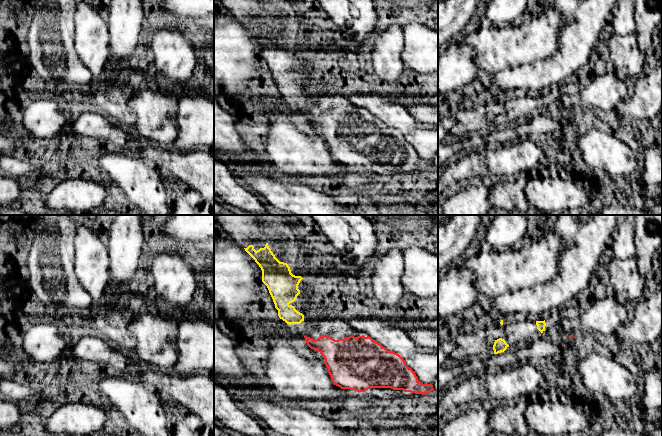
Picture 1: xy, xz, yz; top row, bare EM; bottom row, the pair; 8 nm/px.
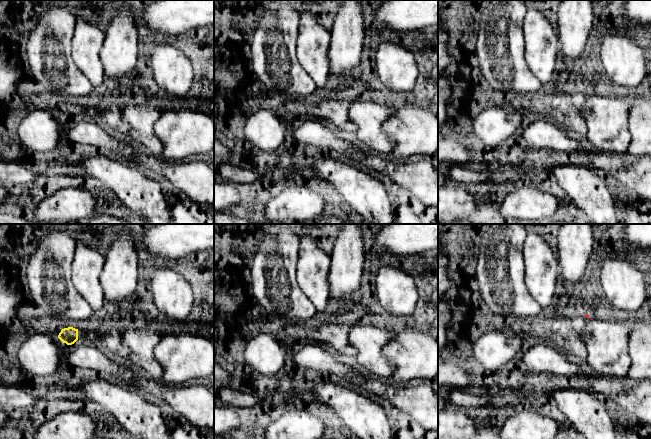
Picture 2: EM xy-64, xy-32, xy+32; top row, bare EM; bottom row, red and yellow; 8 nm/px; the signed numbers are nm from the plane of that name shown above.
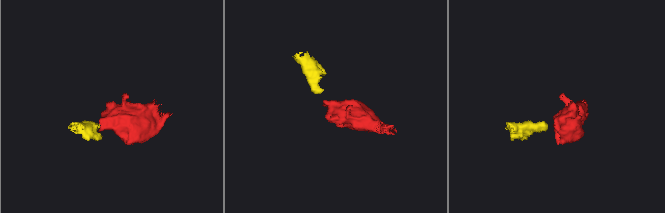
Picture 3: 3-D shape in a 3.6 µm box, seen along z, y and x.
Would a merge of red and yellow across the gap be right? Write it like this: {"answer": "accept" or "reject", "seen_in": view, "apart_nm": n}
{"answer": "accept", "seen_in": "xz", "apart_nm": 110}

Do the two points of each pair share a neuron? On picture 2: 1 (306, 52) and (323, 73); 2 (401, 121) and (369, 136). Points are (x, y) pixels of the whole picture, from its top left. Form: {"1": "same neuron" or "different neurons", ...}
{"1": "same neuron", "2": "different neurons"}

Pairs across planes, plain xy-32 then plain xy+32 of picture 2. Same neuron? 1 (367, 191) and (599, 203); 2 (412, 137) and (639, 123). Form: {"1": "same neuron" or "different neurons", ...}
{"1": "different neurons", "2": "same neuron"}

